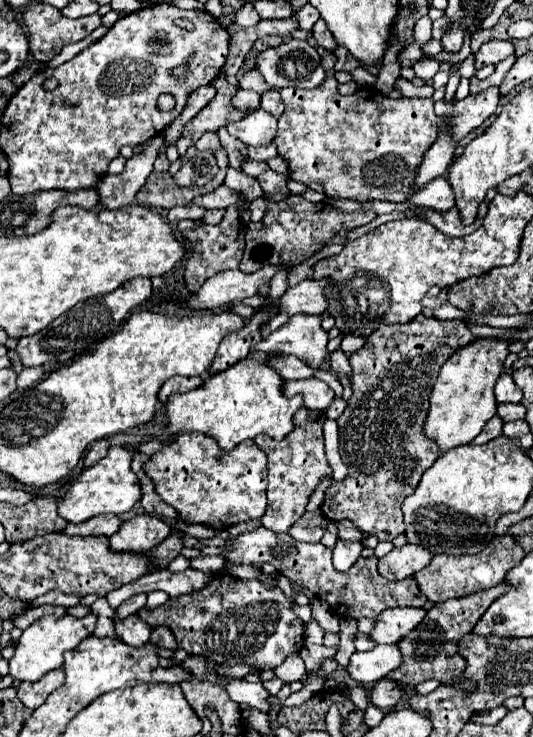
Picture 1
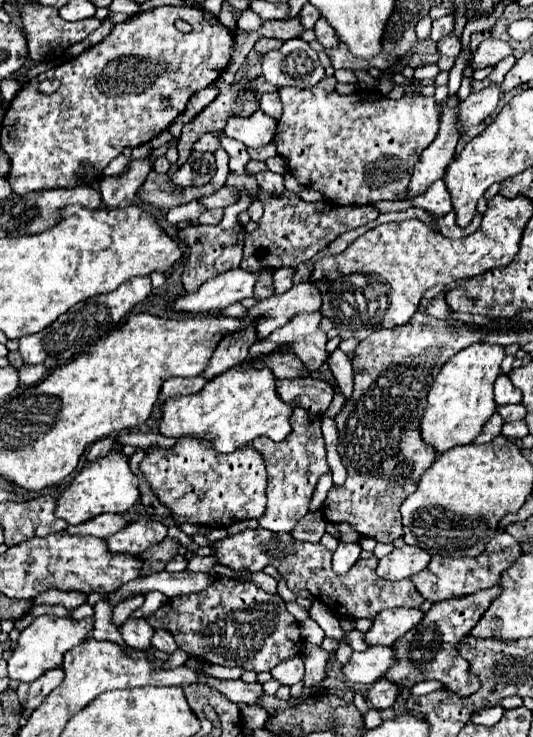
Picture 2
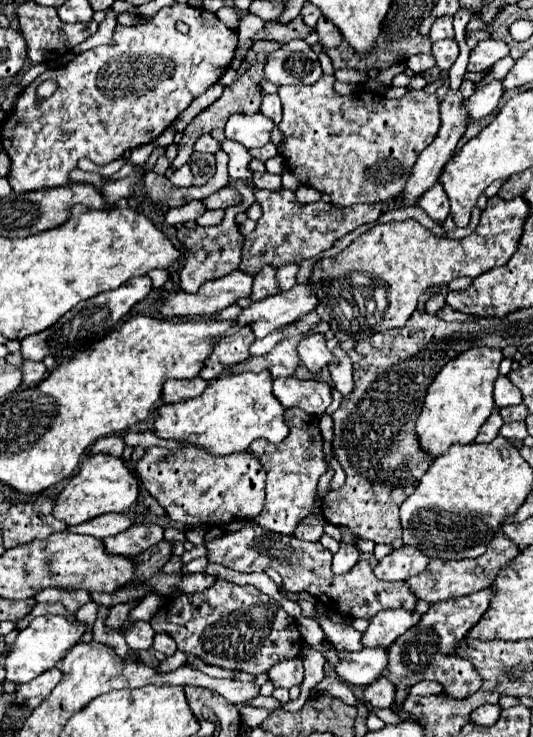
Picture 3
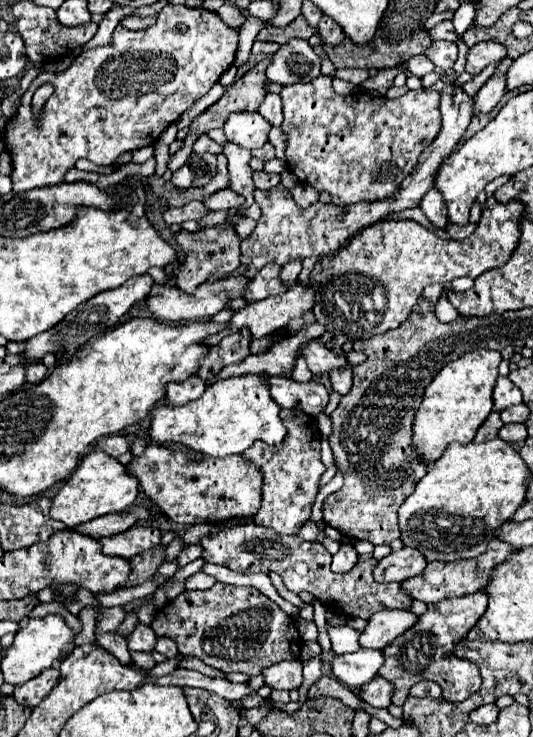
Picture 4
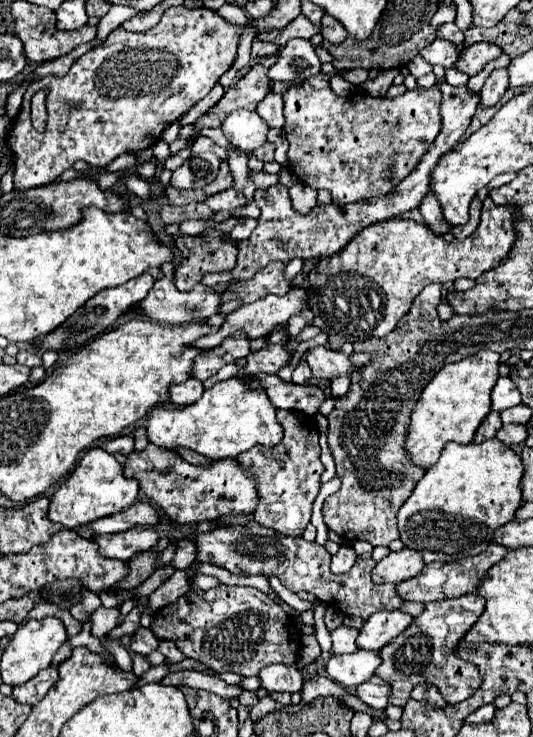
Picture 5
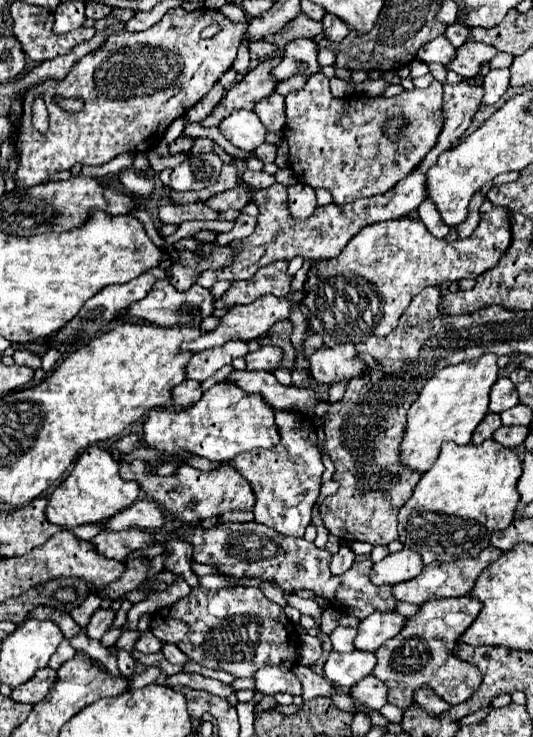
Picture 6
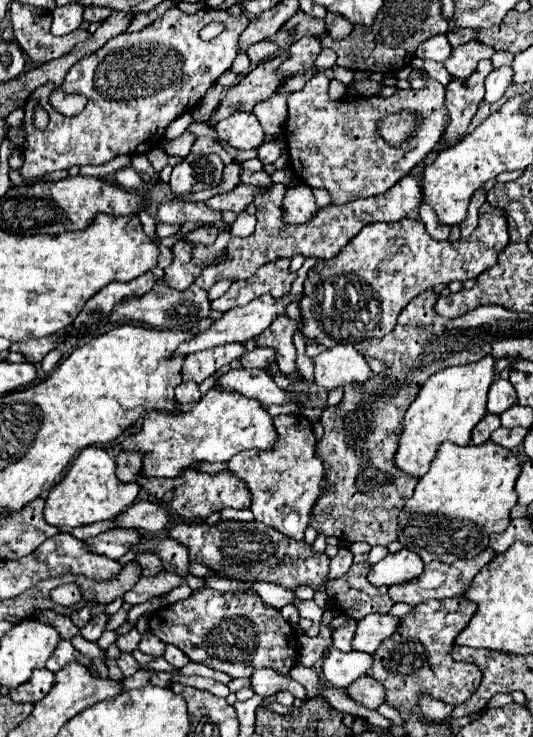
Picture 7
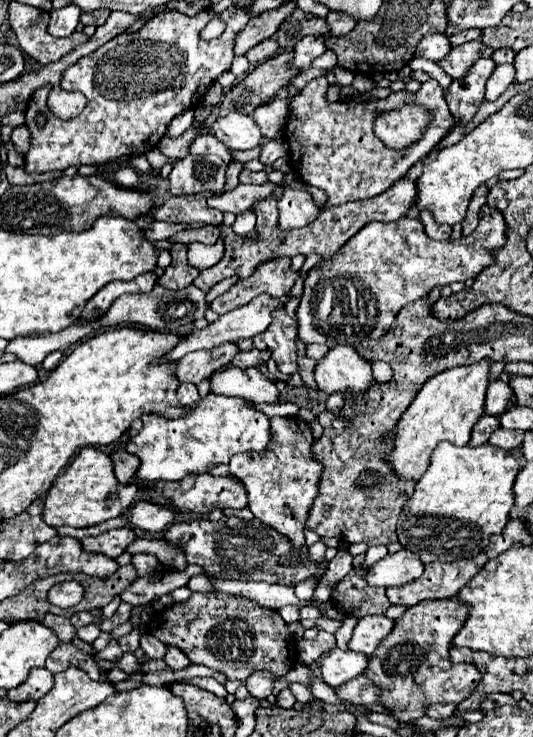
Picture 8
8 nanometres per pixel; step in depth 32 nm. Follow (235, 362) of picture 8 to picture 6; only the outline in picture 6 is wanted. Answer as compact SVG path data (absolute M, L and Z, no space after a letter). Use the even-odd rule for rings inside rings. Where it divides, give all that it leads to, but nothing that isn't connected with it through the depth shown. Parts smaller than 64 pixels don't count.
M260 346L256 352L248 352L246 370L266 370L274 372L280 366L282 352L276 346Z

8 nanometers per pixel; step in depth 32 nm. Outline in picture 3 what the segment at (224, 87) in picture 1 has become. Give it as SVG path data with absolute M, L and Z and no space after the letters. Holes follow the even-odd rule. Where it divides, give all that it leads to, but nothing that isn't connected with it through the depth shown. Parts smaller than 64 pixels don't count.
M264 62L254 64L254 66L248 68L248 72L244 72L236 82L232 82L230 86L226 86L226 88L224 88L224 94L222 94L212 106L208 106L204 112L200 112L200 114L186 126L186 134L184 134L182 140L180 140L178 154L176 154L176 158L172 160L170 168L172 168L172 170L178 170L184 162L188 162L188 158L190 158L190 154L192 154L194 142L196 142L202 134L208 134L208 132L214 130L214 128L224 128L224 124L226 124L226 120L228 120L230 114L236 114L236 112L254 114L254 112L260 108L260 100L262 100L262 94L260 94L260 92L262 92L262 88L260 88L260 82L262 82L262 80L264 80Z

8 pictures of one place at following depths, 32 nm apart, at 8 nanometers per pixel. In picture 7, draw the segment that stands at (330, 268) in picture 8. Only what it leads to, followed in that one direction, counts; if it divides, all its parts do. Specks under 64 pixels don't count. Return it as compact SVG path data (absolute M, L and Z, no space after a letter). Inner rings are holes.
M484 204L480 208L478 228L468 238L461 238L456 242L432 240L424 224L414 218L368 224L340 250L338 256L330 260L318 260L316 266L310 268L308 278L304 282L304 296L300 300L302 336L306 340L316 340L328 348L334 348L336 344L344 344L344 342L360 344L362 340L368 338L382 338L394 330L398 314L410 300L440 284L478 278L480 272L496 264L496 258L506 244L508 244L506 216L500 208L494 208L490 204Z

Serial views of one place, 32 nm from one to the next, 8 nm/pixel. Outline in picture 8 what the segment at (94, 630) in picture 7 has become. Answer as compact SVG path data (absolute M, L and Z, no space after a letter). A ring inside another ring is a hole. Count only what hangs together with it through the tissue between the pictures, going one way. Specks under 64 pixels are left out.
M94 622L90 626L76 630L76 638L80 638L82 642L88 642L88 644L92 644L98 638L98 634L100 634L100 622Z

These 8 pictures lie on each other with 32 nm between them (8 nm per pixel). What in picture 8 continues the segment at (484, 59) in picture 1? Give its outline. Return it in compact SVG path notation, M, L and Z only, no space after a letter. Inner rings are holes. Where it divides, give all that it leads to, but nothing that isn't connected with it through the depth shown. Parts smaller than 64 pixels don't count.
M464 42L460 46L452 46L452 50L448 52L448 56L444 60L438 60L436 64L454 80L462 78L468 68L478 60L478 58L486 58L492 56L494 48L488 48L484 42Z

